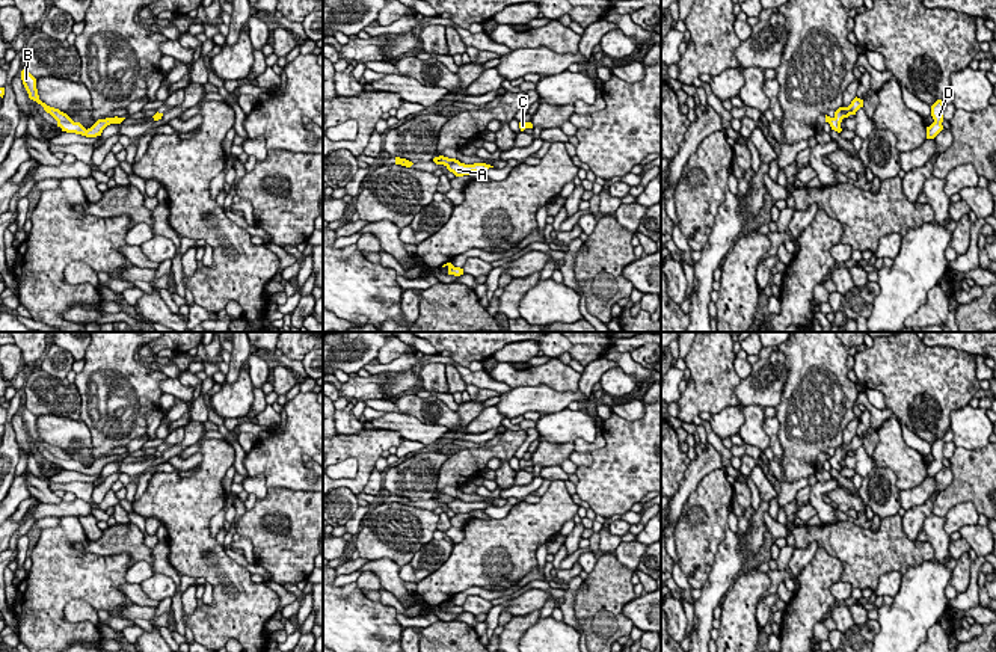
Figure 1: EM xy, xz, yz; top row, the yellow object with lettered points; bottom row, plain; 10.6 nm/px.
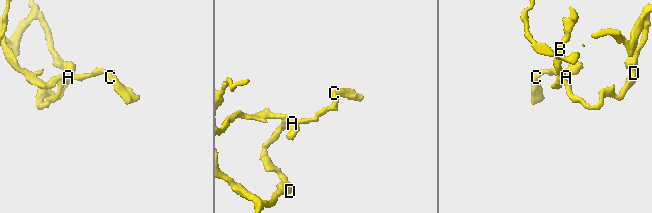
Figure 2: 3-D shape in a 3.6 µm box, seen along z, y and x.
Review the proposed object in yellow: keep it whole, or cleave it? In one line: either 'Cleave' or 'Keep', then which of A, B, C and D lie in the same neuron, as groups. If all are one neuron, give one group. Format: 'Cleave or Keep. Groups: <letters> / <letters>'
Cleave. Groups: A C D / B

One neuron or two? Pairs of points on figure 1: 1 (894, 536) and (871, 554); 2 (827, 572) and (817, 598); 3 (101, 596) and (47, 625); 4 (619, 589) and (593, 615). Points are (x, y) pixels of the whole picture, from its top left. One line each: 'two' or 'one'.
1: one
2: one
3: one
4: one

